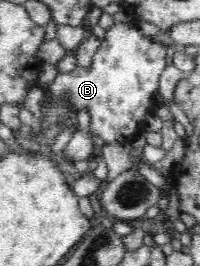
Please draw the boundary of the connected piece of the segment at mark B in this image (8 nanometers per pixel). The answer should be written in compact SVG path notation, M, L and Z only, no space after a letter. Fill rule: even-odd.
M113 23L106 36L90 56L88 66L76 64L70 72L56 74L39 88L45 98L58 100L73 115L88 112L90 128L106 143L130 146L146 129L146 118L158 108L160 74L166 67L166 48L137 27Z

